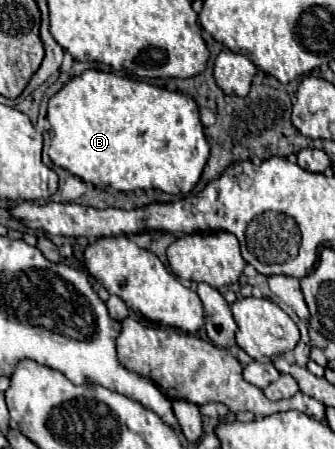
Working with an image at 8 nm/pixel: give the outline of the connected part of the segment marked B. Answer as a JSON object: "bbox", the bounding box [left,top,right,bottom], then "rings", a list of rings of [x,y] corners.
{"bbox":[48,68,210,194],"rings":[[[96,68],[70,78],[60,88],[60,92],[50,98],[48,120],[52,126],[52,142],[48,152],[52,162],[66,168],[80,180],[94,184],[96,188],[108,186],[120,192],[158,188],[166,194],[188,194],[196,186],[210,154],[210,144],[204,136],[204,126],[198,114],[198,104],[190,96]]]}

